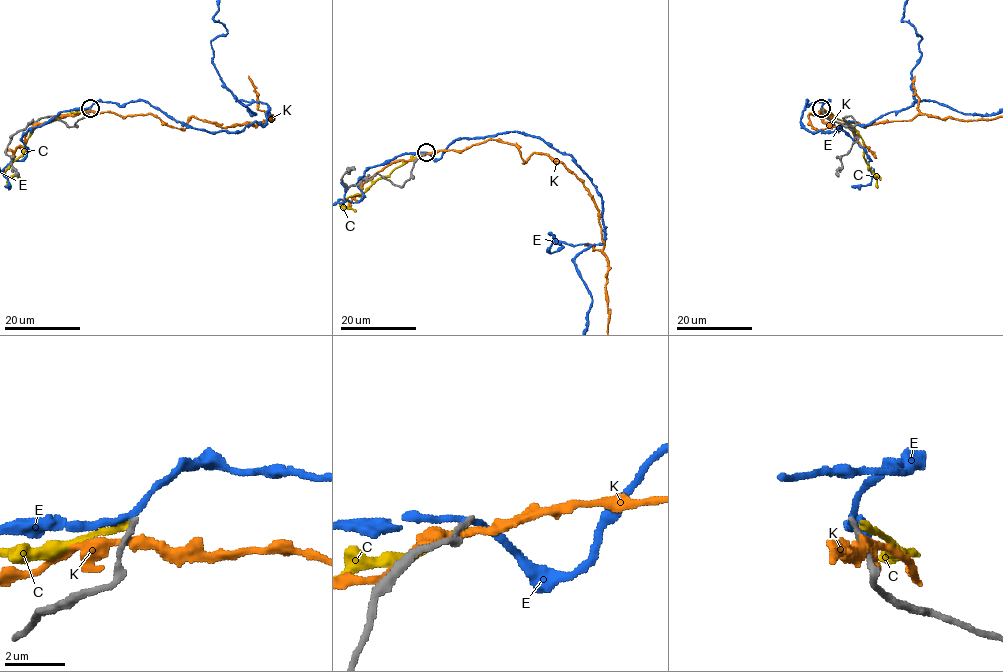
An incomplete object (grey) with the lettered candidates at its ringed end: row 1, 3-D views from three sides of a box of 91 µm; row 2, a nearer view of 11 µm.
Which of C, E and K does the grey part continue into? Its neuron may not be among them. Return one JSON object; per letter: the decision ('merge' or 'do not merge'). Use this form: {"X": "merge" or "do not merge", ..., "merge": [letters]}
{"C": "do not merge", "E": "do not merge", "K": "do not merge", "merge": []}

